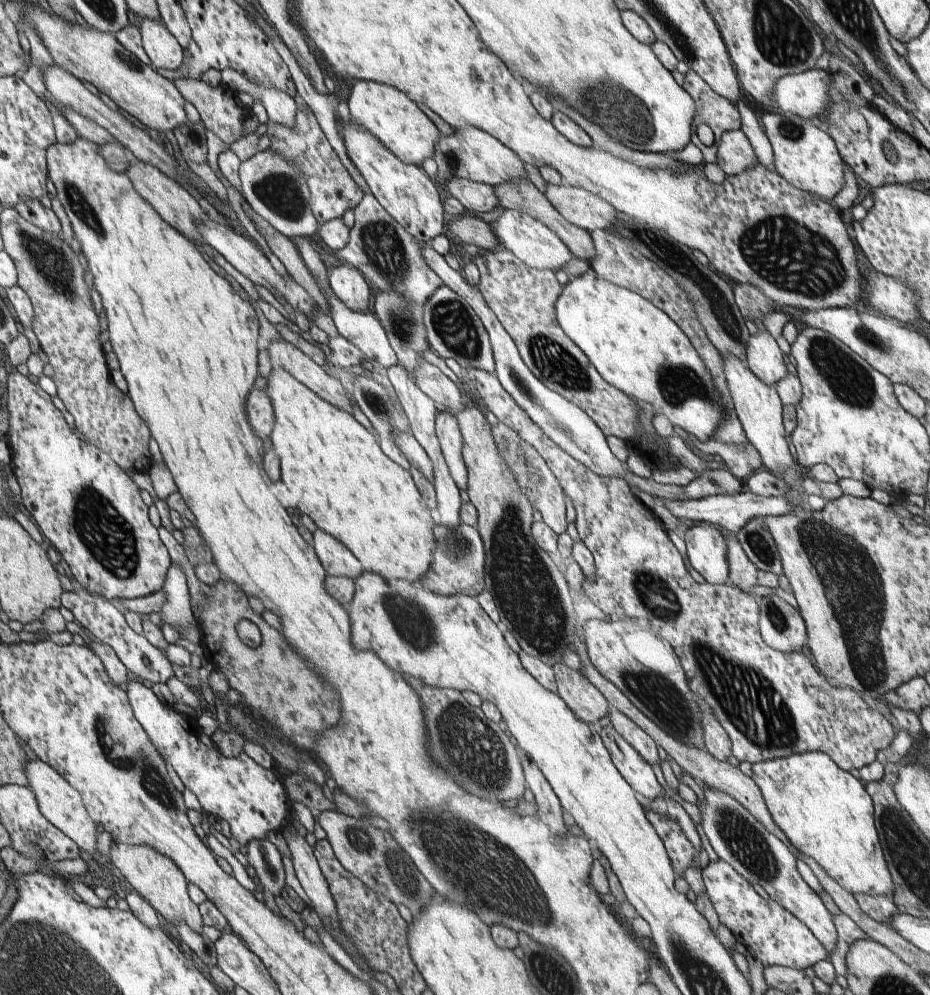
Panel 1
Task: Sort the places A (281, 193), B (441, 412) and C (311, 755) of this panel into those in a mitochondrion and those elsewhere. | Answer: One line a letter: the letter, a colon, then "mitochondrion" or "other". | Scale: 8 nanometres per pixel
A: mitochondrion
B: other
C: other

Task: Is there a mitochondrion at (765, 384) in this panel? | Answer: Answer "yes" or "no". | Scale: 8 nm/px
no

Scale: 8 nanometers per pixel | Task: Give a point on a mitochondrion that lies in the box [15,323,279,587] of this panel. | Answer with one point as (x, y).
(105, 533)

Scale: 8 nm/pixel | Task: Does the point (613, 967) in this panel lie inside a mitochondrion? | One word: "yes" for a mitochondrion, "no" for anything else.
no

